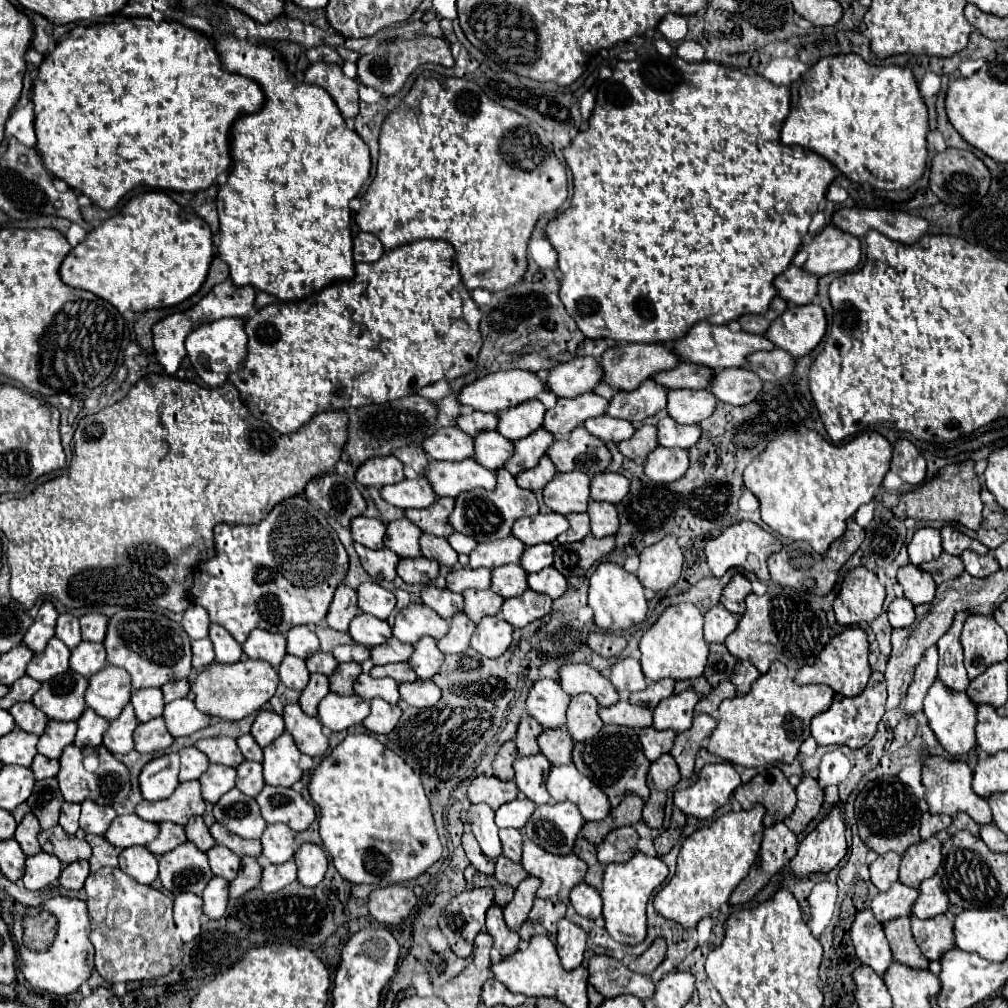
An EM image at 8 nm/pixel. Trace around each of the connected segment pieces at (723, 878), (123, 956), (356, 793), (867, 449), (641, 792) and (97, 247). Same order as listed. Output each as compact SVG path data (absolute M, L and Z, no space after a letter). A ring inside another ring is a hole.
M754 805L750 811L730 811L686 837L672 879L654 895L654 909L682 927L696 927L700 919L712 915L712 909L720 909L720 905L728 903L730 891L746 877L750 863L754 863L758 855L764 813L762 805Z
M102 867L96 873L90 873L86 879L86 895L88 895L88 917L92 925L90 941L96 949L94 969L108 983L116 981L142 981L142 979L158 979L168 975L182 961L182 941L176 937L176 927L172 921L172 899L162 891L140 885L130 879L130 875L122 873L118 867Z
M346 735L346 739L316 765L310 775L308 791L320 809L318 825L322 843L330 853L340 877L350 883L384 885L410 881L422 875L442 855L442 843L434 827L422 781L412 771L412 767L406 767L402 757L394 755L394 751L384 747L372 735Z
M798 427L776 435L744 471L744 485L760 501L762 521L778 535L806 541L816 553L826 551L846 531L846 519L860 505L870 503L886 471L890 469L892 445L876 431L834 445L814 429Z
M604 725L592 741L586 741L586 743L576 741L572 763L582 775L586 775L592 783L596 783L606 793L612 805L618 805L618 801L626 793L636 793L642 799L648 799L650 795L650 789L646 787L646 773L648 773L650 761L644 757L640 749L638 733L630 727Z
M146 191L134 195L114 217L102 221L92 229L82 243L78 243L62 261L60 277L66 285L86 289L104 301L112 303L120 313L124 311L148 311L160 307L172 307L192 297L208 275L212 251L210 227L192 211L182 209L162 191Z

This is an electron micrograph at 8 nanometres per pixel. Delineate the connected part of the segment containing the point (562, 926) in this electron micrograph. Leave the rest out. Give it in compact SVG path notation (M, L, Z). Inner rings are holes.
M566 919L558 921L556 949L558 949L564 969L572 969L572 967L582 965L584 951L586 951L586 931Z

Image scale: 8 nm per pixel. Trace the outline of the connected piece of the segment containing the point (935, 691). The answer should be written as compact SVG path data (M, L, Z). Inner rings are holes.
M938 677L932 683L932 687L928 689L926 697L926 719L930 729L934 731L938 743L952 755L952 757L962 757L968 755L974 747L976 747L976 737L974 737L974 723L976 723L976 707L974 703L968 699L968 695L964 691L952 691L948 689Z

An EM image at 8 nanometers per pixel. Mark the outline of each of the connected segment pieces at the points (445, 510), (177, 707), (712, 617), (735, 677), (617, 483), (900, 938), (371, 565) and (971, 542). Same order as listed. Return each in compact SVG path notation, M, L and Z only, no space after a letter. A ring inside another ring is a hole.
M438 497L430 507L426 509L404 509L406 519L410 519L416 527L422 529L422 533L430 535L442 535L448 537L454 531L450 531L450 525L446 523L450 511L454 509L454 499L444 499Z
M182 697L172 703L166 703L162 719L164 719L166 729L172 737L192 735L212 723L212 719L208 715L202 715L194 707L194 701L190 697Z
M716 605L714 611L704 613L704 639L708 643L724 643L724 639L734 631L738 621L722 605Z
M736 661L736 667L734 667L732 675L730 675L730 681L736 685L736 691L740 695L746 695L750 691L750 685L758 677L760 677L760 673L750 661Z
M600 473L590 479L590 497L594 501L618 503L630 489L630 481L620 473Z
M896 917L896 919L884 921L882 927L896 961L910 967L920 967L920 969L928 967L928 959L918 951L918 945L912 937L910 917Z
M356 543L356 553L360 557L360 563L364 571L374 577L374 579L384 579L384 581L394 581L396 577L396 563L398 555L394 555L388 547L382 547L378 551L372 551L368 547L362 547Z
M944 525L940 529L940 535L942 535L942 547L950 555L960 555L964 549L972 549L972 551L982 553L982 555L986 555L986 551L988 551L988 547L984 543L980 543L978 539L972 539L972 537L964 535L964 533L960 533L952 525Z

